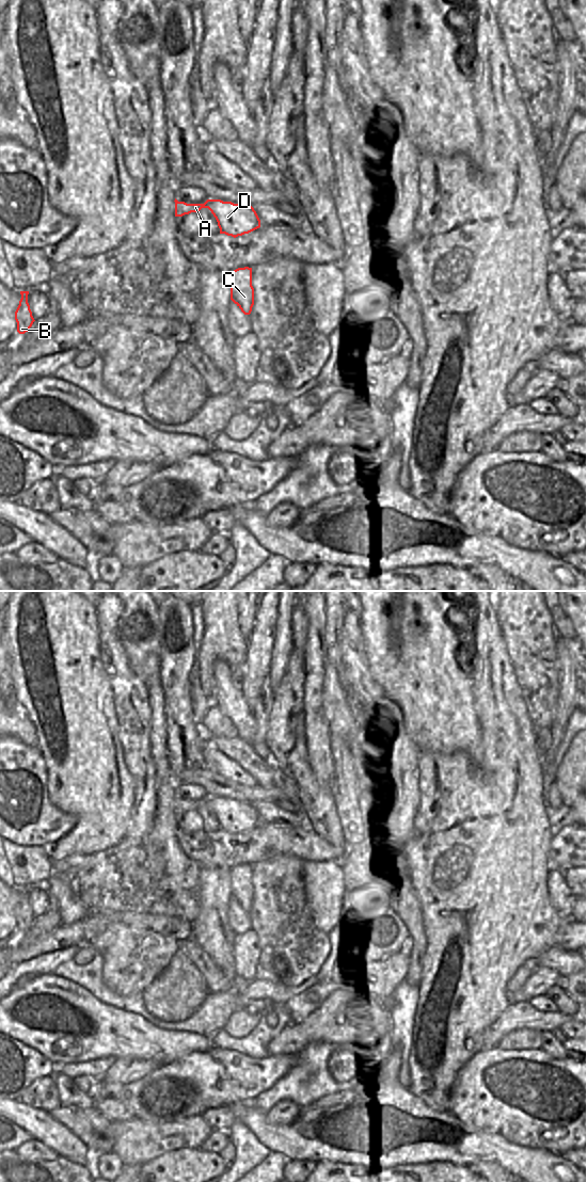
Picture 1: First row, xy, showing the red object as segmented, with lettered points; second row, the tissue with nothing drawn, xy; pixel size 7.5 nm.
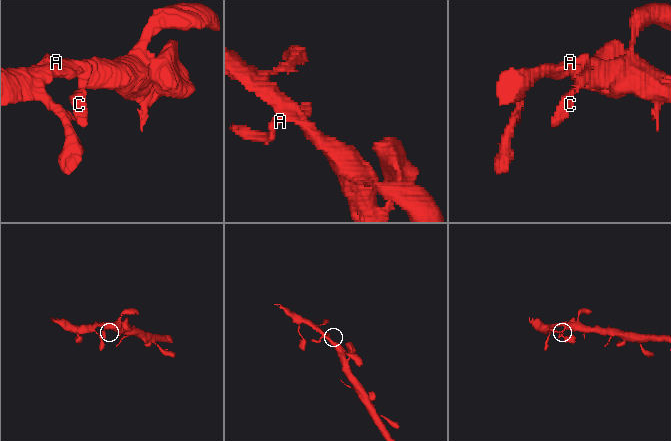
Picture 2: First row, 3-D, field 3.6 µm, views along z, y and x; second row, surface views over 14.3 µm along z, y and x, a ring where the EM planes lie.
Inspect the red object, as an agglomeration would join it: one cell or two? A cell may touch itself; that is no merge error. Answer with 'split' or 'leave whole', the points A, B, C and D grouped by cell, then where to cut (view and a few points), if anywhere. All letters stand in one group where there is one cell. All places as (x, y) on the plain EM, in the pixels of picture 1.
leave whole; A B C D; no cut

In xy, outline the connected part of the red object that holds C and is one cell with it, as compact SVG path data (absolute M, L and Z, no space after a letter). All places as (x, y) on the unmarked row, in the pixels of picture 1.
M238 865L231 869L231 897L244 912L250 912L254 903L252 865Z

